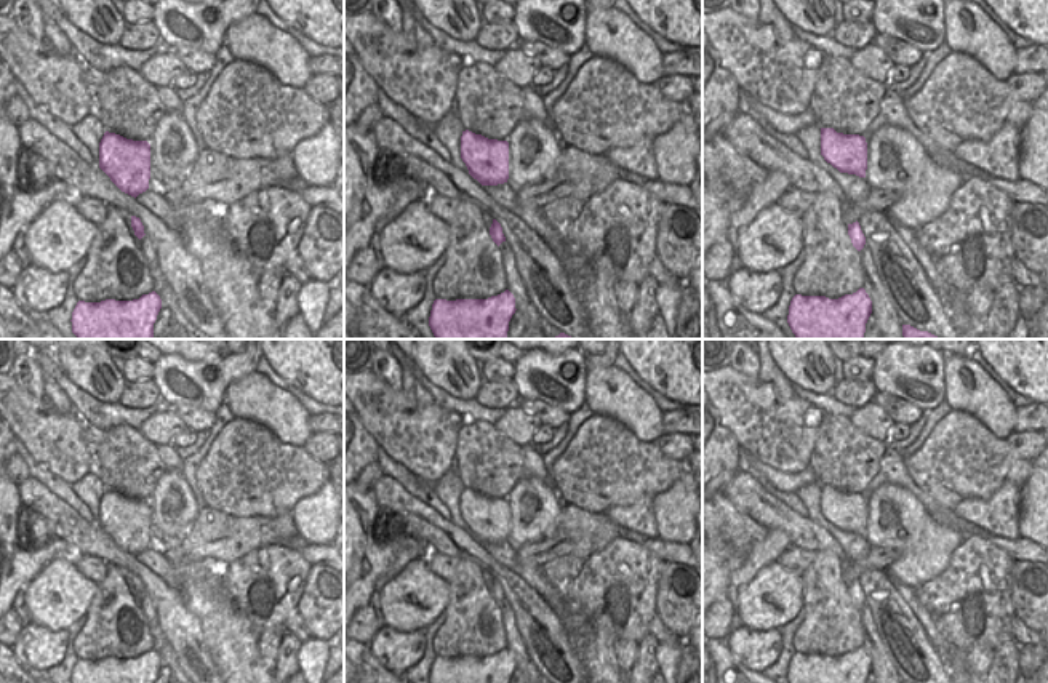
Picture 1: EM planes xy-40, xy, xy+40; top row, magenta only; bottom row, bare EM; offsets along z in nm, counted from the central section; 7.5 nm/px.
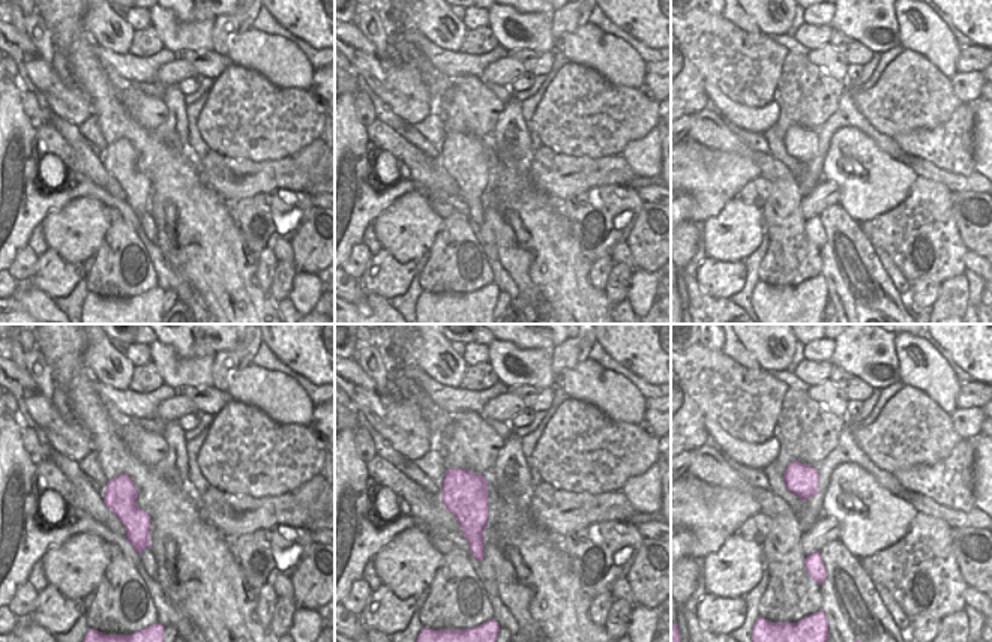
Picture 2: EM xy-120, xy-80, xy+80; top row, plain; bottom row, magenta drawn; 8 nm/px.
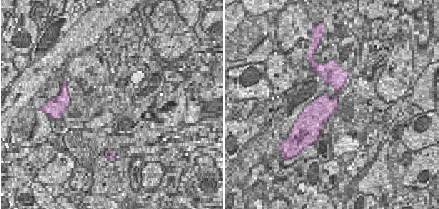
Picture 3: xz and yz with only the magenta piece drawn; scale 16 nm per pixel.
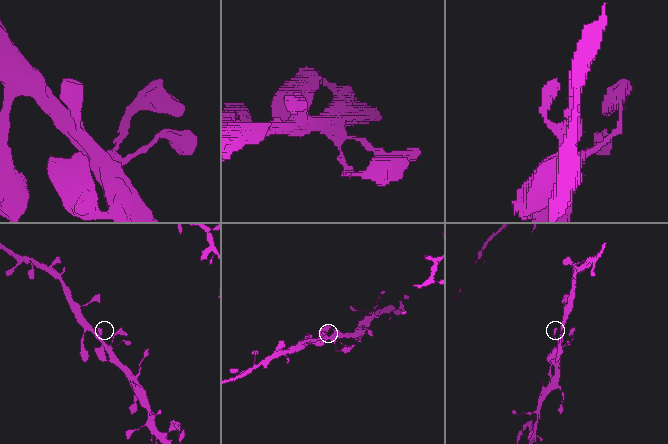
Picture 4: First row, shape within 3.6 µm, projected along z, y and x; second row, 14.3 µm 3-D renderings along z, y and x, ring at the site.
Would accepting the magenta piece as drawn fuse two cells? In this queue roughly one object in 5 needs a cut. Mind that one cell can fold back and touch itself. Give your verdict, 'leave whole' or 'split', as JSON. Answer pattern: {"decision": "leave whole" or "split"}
{"decision": "leave whole"}

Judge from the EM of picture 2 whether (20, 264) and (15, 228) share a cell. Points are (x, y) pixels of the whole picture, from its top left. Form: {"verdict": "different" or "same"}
{"verdict": "different"}

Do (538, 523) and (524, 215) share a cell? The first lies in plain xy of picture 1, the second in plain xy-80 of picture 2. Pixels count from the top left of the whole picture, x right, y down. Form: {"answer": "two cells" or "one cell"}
{"answer": "two cells"}

